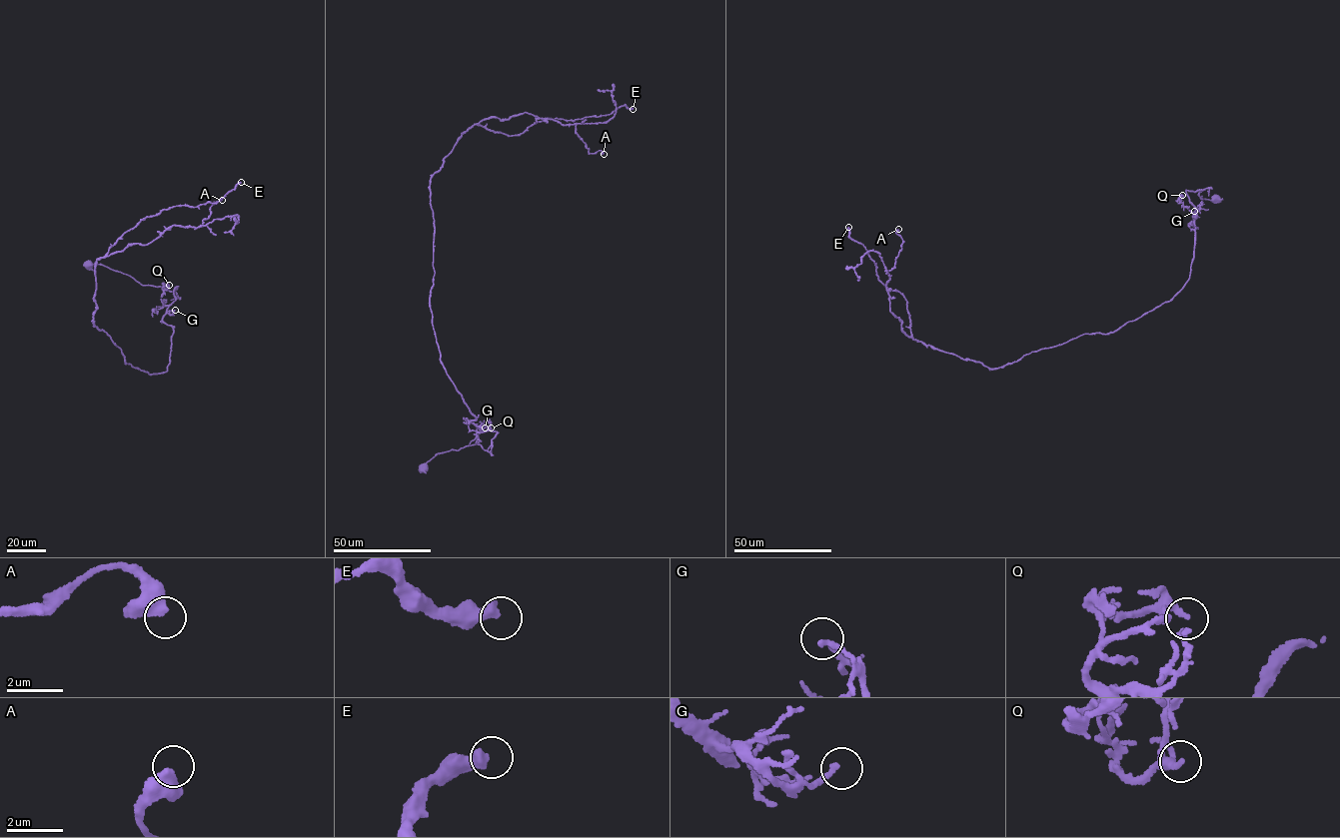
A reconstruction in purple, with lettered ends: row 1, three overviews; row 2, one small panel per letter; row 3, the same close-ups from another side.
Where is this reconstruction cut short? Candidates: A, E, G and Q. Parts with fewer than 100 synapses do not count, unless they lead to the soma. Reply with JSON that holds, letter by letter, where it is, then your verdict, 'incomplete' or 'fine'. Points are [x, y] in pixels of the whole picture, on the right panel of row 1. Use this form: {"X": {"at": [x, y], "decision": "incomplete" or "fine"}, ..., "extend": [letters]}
{"A": {"at": [898, 229], "decision": "fine"}, "E": {"at": [848, 227], "decision": "fine"}, "G": {"at": [1194, 211], "decision": "fine"}, "Q": {"at": [1182, 195], "decision": "fine"}, "extend": []}

